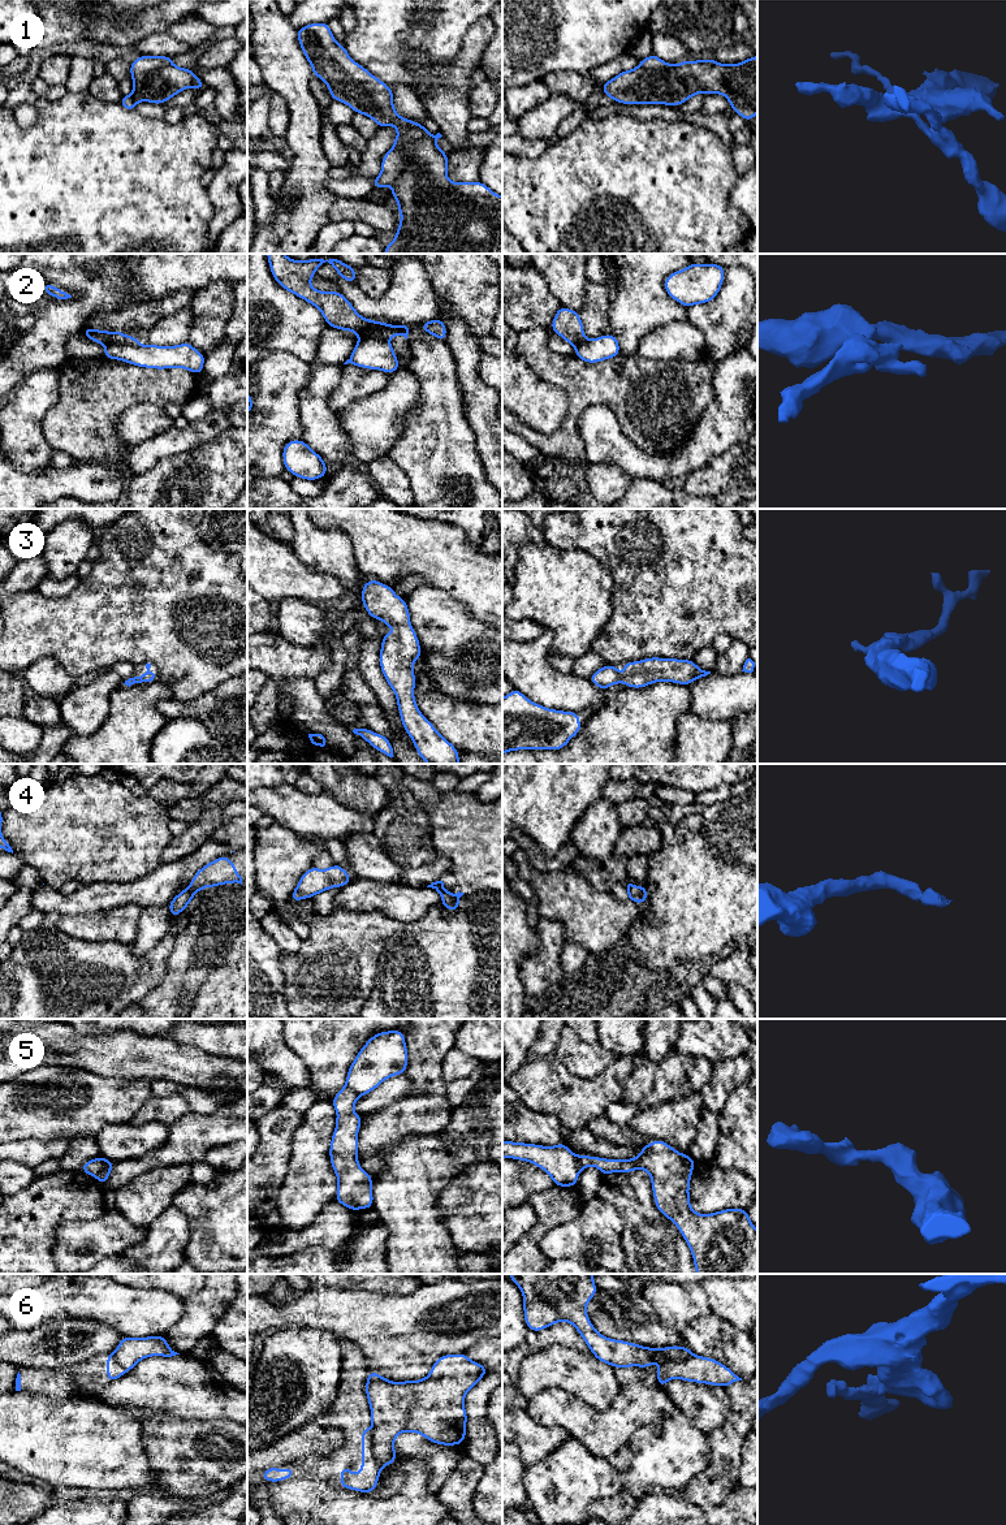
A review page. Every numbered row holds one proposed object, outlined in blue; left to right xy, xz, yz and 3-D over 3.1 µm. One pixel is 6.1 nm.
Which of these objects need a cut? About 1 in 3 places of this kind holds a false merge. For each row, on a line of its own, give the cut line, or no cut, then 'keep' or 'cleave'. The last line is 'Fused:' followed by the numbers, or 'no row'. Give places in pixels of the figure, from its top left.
1: cut xz (405, 148), (407, 154), (405, 167), (391, 184); cleave
2: cut xz (397, 325), (396, 332), (387, 336), (359, 336); cleave
3: cut none; keep
4: cut none; keep
5: cut xy (99, 1156), (100, 1169), (95, 1176); cleave
6: cut xz (371, 1433), (372, 1454), (381, 1467); cleave
Fused: 1, 2, 5, 6

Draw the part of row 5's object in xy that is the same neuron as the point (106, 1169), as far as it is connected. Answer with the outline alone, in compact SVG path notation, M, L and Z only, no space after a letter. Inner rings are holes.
M99 1155L102 1158L102 1167L98 1172L98 1175L95 1176L99 1181L99 1184L105 1184L107 1179L111 1175L112 1167L116 1162L108 1161L104 1157Z

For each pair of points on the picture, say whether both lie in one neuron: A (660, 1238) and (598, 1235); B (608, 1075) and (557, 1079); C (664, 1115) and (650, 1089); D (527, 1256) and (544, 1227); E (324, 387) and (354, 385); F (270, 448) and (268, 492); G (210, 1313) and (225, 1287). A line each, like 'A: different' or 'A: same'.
A: different
B: same
C: different
D: same
E: different
F: different
G: same

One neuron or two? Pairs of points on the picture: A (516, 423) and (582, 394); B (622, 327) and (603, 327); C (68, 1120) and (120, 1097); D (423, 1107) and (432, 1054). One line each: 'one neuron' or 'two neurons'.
A: one neuron
B: two neurons
C: one neuron
D: one neuron

